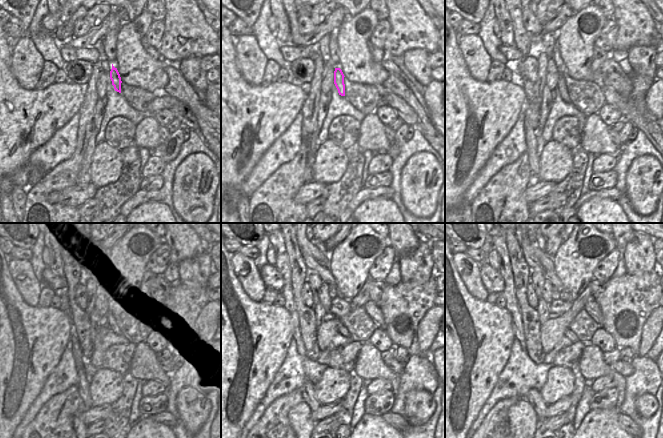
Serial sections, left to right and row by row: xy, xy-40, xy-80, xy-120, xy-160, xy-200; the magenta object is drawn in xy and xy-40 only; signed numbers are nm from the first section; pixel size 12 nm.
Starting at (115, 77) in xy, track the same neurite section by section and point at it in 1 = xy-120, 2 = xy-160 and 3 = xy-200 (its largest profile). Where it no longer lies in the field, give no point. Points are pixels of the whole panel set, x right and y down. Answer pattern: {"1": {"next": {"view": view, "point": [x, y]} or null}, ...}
{"1": {"next": {"view": "xy-120", "point": [115, 324]}}, "2": {"next": {"view": "xy-160", "point": [342, 330]}}, "3": {"next": {"view": "xy-200", "point": [572, 337]}}}

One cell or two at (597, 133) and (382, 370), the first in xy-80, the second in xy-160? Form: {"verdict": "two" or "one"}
{"verdict": "one"}

